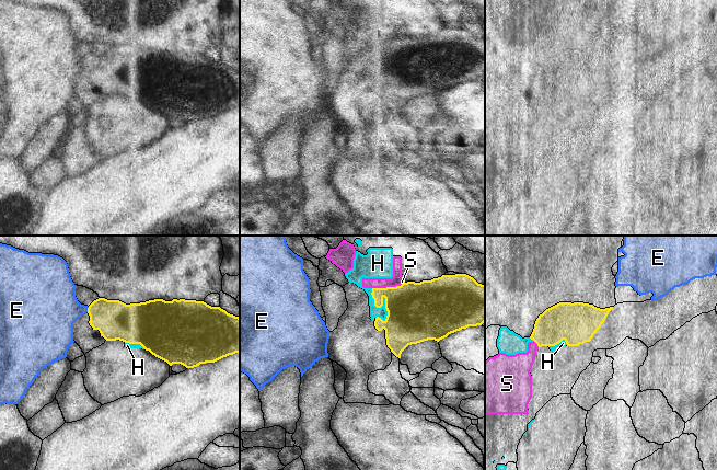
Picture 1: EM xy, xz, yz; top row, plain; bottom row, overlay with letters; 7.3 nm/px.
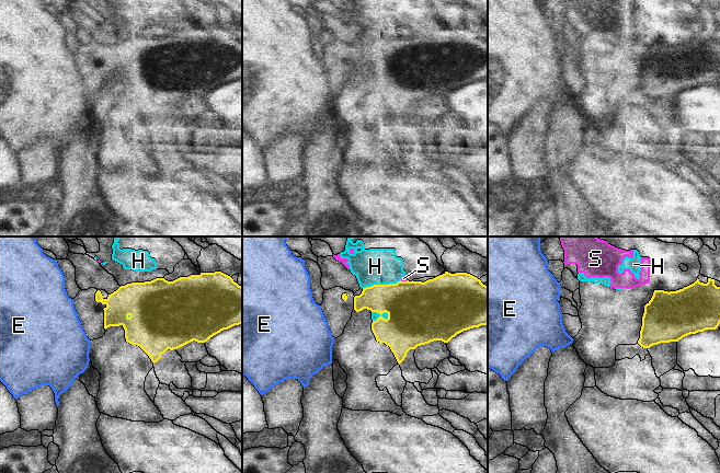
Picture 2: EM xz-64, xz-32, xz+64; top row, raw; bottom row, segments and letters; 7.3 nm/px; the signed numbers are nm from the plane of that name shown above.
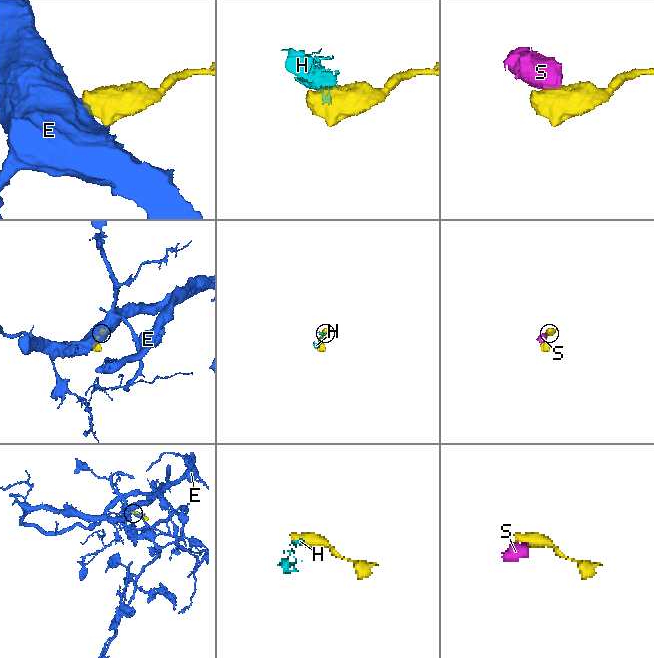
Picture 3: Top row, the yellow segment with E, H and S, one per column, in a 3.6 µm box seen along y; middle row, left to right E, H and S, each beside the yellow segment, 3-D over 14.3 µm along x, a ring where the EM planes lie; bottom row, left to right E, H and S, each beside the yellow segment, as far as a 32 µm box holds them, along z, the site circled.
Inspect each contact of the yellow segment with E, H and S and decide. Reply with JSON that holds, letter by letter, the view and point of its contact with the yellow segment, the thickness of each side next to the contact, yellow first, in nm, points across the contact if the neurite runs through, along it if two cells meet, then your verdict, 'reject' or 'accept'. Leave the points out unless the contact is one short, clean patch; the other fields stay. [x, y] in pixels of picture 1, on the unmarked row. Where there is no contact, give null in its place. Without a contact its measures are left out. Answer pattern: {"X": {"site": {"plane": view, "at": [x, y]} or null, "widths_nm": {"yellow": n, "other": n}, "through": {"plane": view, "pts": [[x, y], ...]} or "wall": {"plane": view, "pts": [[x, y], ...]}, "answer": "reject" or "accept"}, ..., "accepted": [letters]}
{"E": {"site": {"plane": "xy", "at": [88, 64]}, "widths_nm": {"yellow": 280, "other": 360}, "wall": {"plane": "xy", "pts": [[89, 61], [87, 66]]}, "answer": "reject"}, "H": {"site": {"plane": "xz", "at": [379, 61]}, "widths_nm": {"yellow": 380, "other": 80}, "wall": {"plane": "xz", "pts": [[371, 43], [373, 58], [377, 61], [384, 60], [384, 76]]}, "answer": "reject"}, "S": {"site": {"plane": "xz", "at": [388, 42]}, "widths_nm": {"yellow": 400, "other": 80}, "wall": {"plane": "xz", "pts": [[404, 36], [395, 41], [372, 43]]}, "answer": "reject"}, "accepted": []}

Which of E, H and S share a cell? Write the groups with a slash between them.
E / H S

